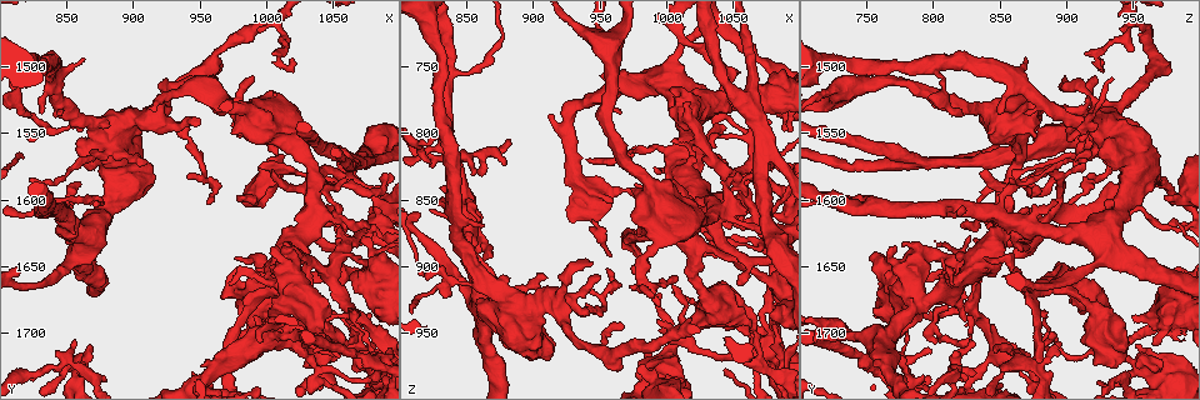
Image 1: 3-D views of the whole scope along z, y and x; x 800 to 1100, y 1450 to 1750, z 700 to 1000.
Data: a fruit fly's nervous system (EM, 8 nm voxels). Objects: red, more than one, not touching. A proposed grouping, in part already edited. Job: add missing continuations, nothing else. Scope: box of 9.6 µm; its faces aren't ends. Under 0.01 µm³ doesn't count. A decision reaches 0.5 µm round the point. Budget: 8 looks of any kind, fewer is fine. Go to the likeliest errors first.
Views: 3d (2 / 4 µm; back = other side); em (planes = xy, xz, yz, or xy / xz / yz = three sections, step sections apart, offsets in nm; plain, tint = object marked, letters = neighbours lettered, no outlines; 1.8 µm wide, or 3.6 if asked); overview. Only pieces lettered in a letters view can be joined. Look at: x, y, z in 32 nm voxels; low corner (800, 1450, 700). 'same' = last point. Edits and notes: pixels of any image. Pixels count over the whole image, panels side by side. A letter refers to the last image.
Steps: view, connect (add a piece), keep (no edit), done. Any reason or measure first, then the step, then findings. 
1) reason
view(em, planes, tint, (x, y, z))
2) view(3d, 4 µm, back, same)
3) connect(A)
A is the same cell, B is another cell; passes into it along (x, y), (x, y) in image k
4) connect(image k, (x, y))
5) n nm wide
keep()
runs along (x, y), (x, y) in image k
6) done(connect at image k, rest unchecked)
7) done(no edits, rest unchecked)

four arms meet
view(em, planes, letters, (1014, 1702, 734))

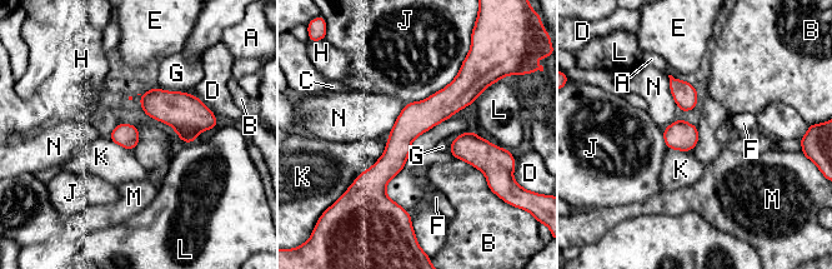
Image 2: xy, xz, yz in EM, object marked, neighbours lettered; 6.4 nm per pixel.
keep()
A, B, C, D, E, F, G, H, J, K, L, M and N are other cells; runs along (461, 75), (380, 174), (391, 205) in image 2; none of them fits

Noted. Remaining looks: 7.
thin arm on a thick one
view(em, planes, letters, (1038, 1588, 858))

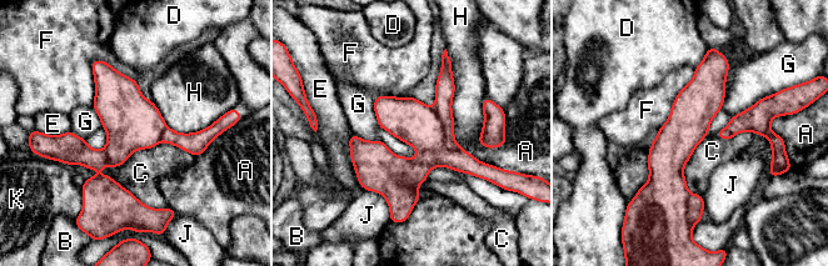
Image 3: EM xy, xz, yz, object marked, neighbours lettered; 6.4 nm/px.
keep()
A, B, C, D, E, F, G, H, J and K are other cells; runs along (711, 58), (674, 144), (686, 205) in image 3; no lettered piece goes on from it

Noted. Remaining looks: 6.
thick turns thin
view(em, xz, step 8, tint, (1074, 1720, 946))

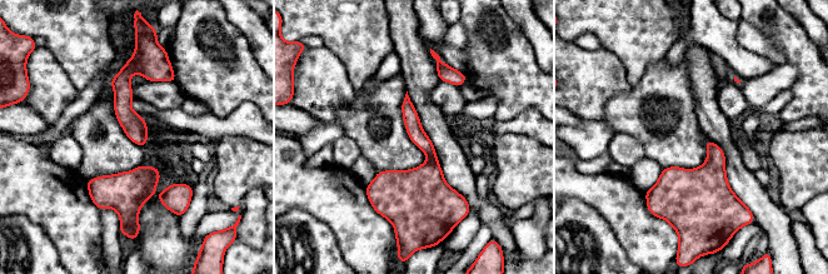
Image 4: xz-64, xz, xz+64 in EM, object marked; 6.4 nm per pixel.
view(em, planes, letters, same)

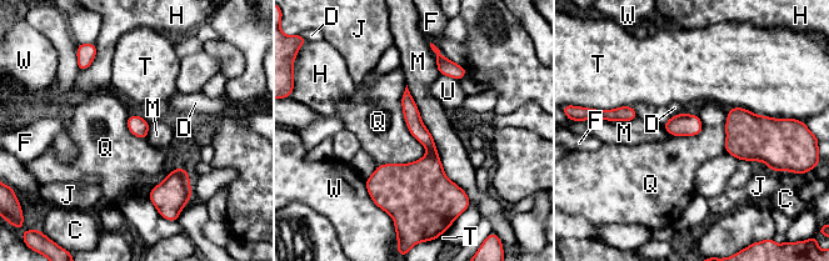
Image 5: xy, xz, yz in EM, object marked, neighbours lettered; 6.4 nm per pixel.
100 nm wide
keep()
C, D, F, H, J, M, Q, T, U and W are other cells; border along (405, 85), (427, 152), (378, 165) in image 5; none of them fits

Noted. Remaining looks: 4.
arms part here
view(3d, 4 µm, (1078, 1596, 894))

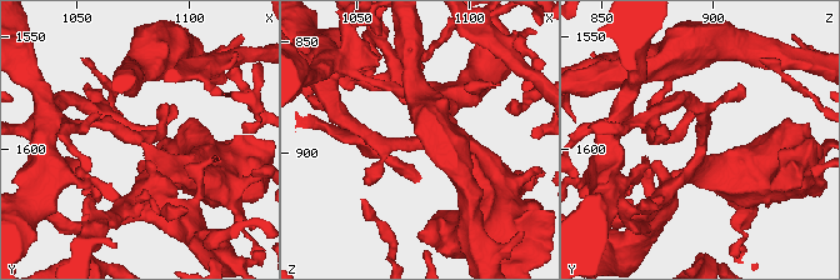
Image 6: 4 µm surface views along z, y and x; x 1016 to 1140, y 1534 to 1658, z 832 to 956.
view(em, planes, letters, (1079, 1595, 895))

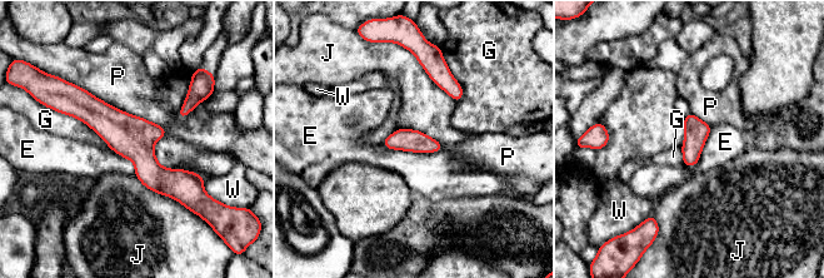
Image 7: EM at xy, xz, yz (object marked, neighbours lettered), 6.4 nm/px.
keep()
E, G, J, P and W are other cells; border along (153, 144), (161, 165), (203, 177) in image 7; none of them fits

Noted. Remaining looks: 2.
done(no edits, rest unchecked)

